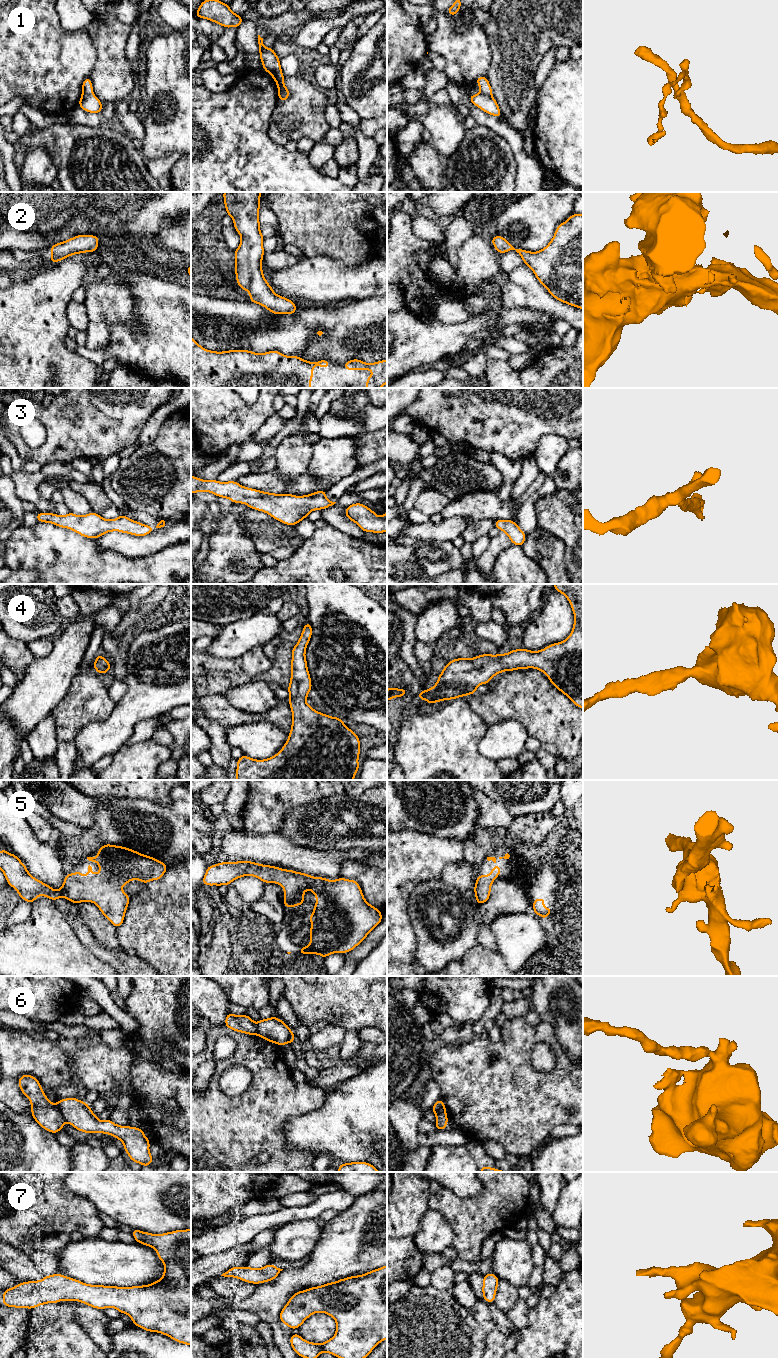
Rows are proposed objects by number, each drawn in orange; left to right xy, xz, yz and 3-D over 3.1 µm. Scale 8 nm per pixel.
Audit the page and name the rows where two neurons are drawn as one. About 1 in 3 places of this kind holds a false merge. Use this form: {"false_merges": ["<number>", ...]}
{"false_merges": ["1", "6"]}

